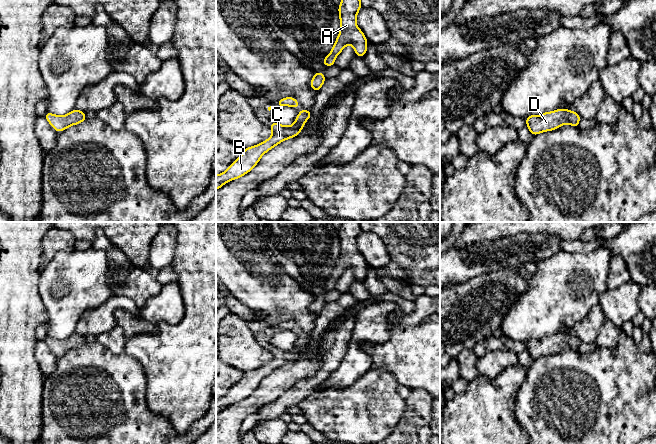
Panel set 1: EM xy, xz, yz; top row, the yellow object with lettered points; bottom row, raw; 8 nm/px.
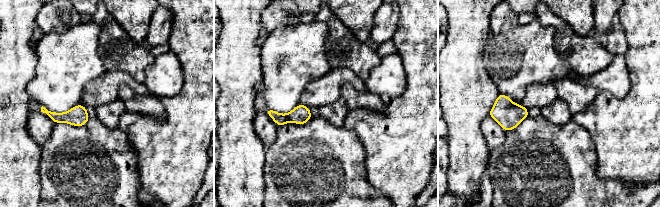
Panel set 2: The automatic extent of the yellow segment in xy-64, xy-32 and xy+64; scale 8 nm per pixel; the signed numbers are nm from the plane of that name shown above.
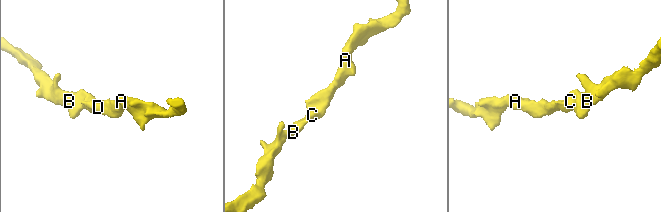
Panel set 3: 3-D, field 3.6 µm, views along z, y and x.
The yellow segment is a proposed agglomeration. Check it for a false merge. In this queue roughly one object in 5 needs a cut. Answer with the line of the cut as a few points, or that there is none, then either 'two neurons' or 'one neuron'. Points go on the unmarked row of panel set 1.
cut none; one neuron

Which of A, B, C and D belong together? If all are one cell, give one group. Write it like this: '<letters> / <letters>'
A B C D

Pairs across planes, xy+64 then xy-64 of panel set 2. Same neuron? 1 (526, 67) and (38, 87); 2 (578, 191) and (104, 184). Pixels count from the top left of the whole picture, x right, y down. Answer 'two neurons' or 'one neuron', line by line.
1: one neuron
2: one neuron

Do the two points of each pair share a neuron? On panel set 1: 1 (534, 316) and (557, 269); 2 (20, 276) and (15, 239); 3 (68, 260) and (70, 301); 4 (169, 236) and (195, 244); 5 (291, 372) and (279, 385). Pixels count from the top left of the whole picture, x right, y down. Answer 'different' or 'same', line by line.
1: same
2: same
3: same
4: different
5: same

